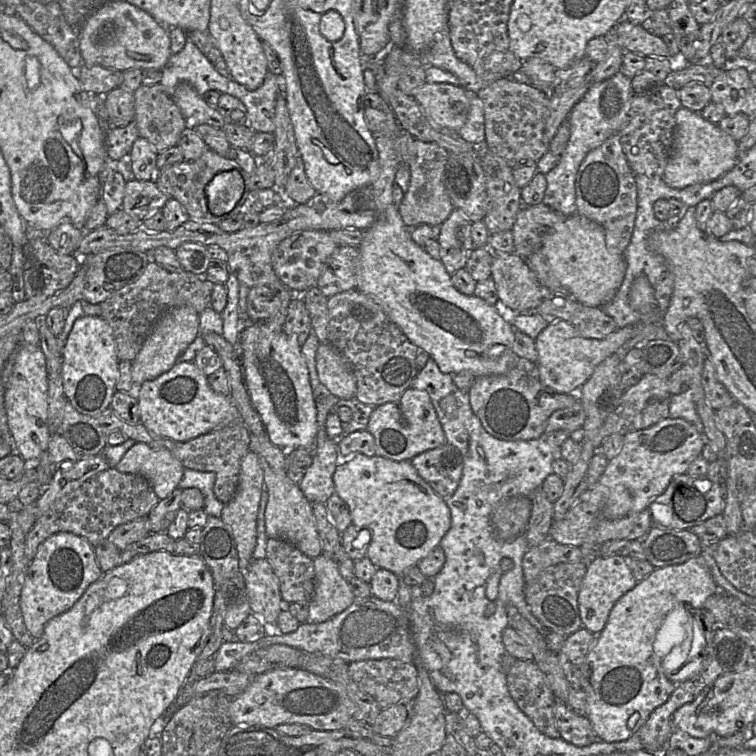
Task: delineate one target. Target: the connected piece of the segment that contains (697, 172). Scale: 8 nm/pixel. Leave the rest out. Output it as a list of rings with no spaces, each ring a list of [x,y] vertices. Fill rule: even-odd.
[[[682,107],[675,115],[671,153],[663,171],[663,181],[671,188],[683,189],[720,178],[730,171],[740,158],[738,141],[722,131],[717,124],[705,120],[700,112]]]

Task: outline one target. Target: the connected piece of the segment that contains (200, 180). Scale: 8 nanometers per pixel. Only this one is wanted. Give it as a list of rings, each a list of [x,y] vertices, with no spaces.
[[[207,148],[203,154],[194,161],[184,160],[157,171],[157,175],[153,181],[156,183],[160,191],[181,203],[189,215],[190,220],[199,223],[218,224],[226,218],[235,217],[239,214],[247,197],[248,190],[245,190],[242,199],[230,213],[222,216],[215,216],[209,211],[205,188],[217,173],[239,168],[239,165],[235,161],[230,160],[225,156],[221,156],[212,149]]]

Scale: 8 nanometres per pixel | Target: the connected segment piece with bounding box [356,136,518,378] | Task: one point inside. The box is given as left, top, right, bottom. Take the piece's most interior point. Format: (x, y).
(461, 333)

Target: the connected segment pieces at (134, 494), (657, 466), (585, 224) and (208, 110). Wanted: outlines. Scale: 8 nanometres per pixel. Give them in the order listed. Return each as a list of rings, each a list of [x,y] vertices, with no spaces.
[[[109,468],[106,471],[100,472],[96,476],[94,476],[94,477],[88,479],[87,481],[85,481],[80,487],[78,487],[73,492],[71,492],[71,493],[69,493],[69,494],[61,497],[60,499],[58,499],[56,502],[54,502],[50,506],[50,508],[47,511],[45,511],[43,514],[39,515],[39,517],[37,518],[34,526],[28,532],[28,534],[26,535],[25,555],[26,555],[27,559],[30,561],[29,565],[31,564],[31,562],[34,559],[34,557],[36,556],[38,548],[42,544],[42,542],[44,542],[48,537],[50,537],[51,535],[53,535],[53,534],[55,534],[57,532],[70,532],[70,533],[73,533],[75,535],[82,536],[82,537],[86,538],[91,543],[92,546],[96,547],[103,540],[107,539],[108,536],[110,535],[110,533],[117,526],[119,526],[121,524],[124,524],[124,523],[127,523],[127,522],[130,522],[130,521],[133,521],[133,520],[135,520],[137,518],[148,516],[148,514],[152,511],[152,509],[157,505],[157,503],[159,501],[160,501],[160,499],[158,498],[158,496],[156,495],[156,493],[154,492],[154,490],[152,488],[152,485],[142,475],[122,473],[122,472],[118,471],[116,468]]]
[[[669,417],[649,428],[624,435],[621,451],[609,461],[598,480],[598,483],[607,489],[602,516],[608,520],[615,520],[648,509],[652,500],[665,491],[675,475],[687,474],[688,467],[701,455],[705,443],[704,433],[698,431],[693,424],[682,418]]]
[[[574,213],[555,226],[542,244],[542,255],[555,278],[576,301],[591,307],[603,307],[616,295],[626,273],[622,254],[609,252],[603,227]]]
[[[182,82],[178,84],[170,97],[190,126],[207,124],[223,128],[226,124],[220,112],[209,106],[202,95],[189,83]]]

